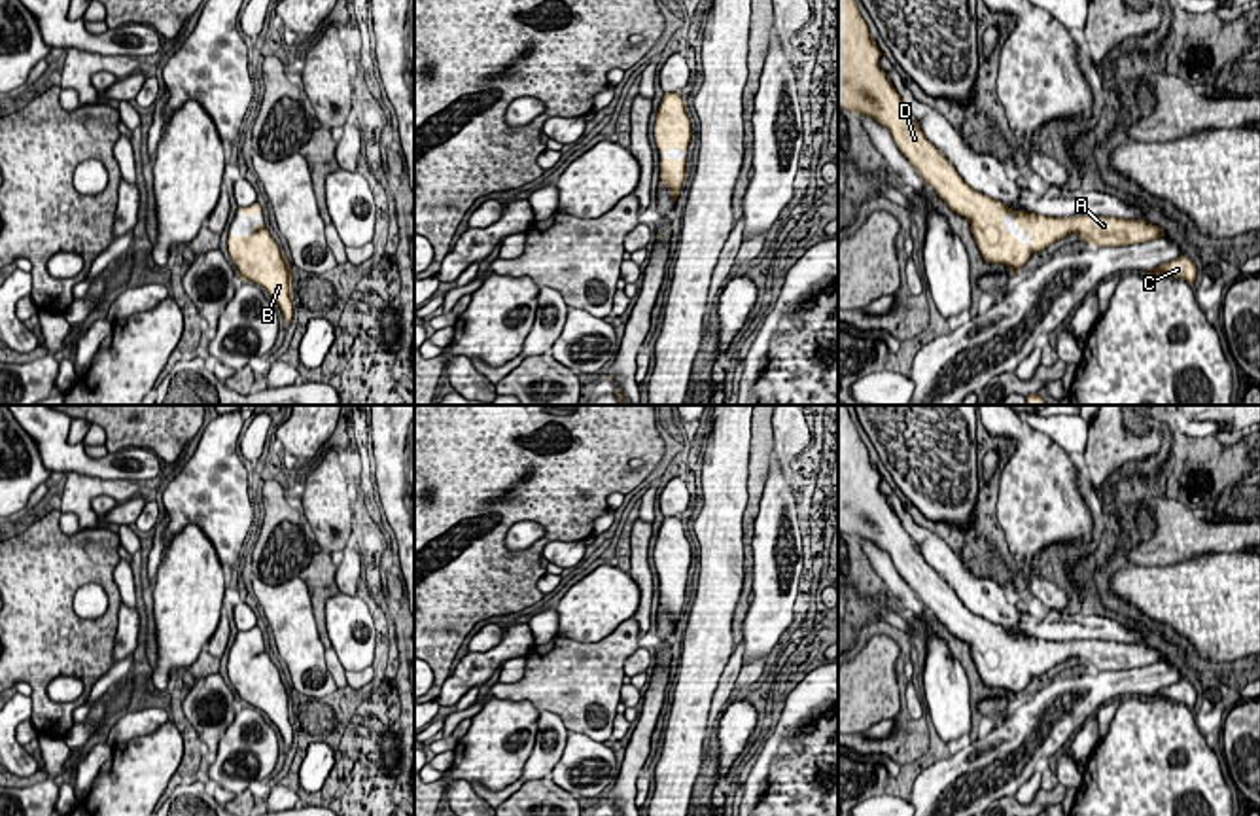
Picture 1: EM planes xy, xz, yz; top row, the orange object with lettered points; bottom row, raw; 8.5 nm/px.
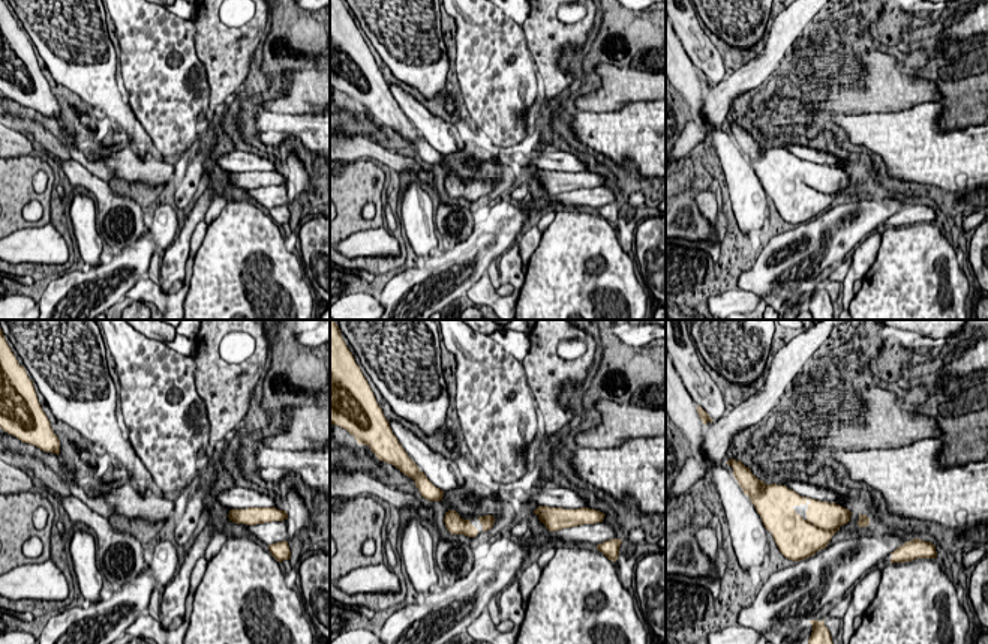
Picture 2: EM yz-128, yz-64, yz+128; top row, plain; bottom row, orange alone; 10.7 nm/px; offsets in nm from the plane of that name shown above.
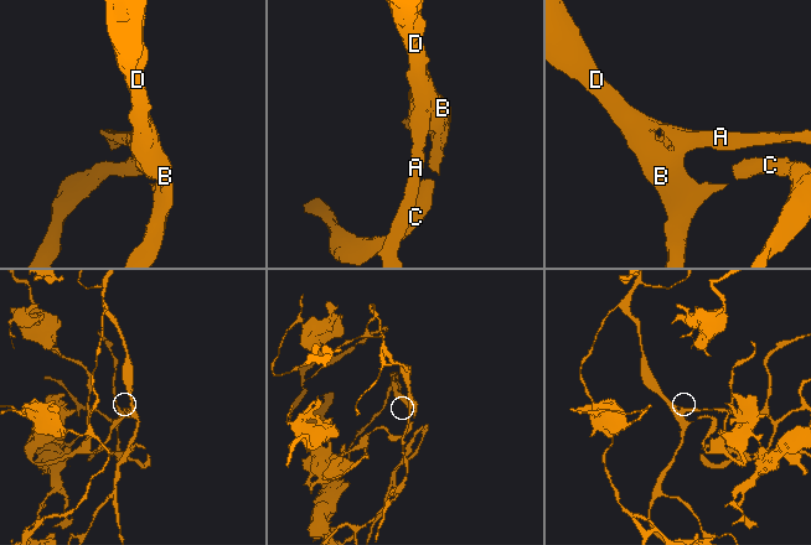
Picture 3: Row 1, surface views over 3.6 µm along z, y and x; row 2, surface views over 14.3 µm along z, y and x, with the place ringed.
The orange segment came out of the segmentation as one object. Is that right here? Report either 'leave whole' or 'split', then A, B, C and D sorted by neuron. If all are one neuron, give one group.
leave whole; A B C D

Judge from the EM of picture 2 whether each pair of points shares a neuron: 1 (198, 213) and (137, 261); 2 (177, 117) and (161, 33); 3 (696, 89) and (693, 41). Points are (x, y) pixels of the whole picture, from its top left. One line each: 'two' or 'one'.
1: two
2: one
3: two

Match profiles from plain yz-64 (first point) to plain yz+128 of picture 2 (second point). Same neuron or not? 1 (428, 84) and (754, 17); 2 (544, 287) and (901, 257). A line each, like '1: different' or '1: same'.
1: same
2: same

